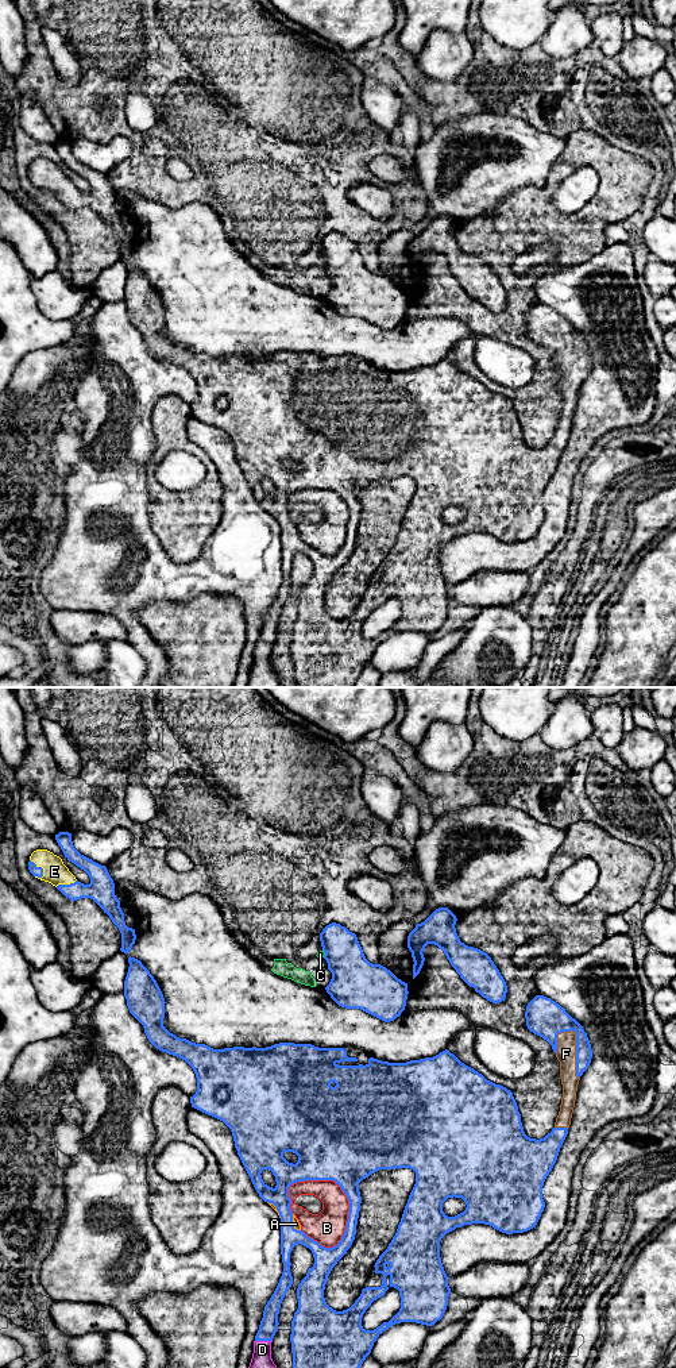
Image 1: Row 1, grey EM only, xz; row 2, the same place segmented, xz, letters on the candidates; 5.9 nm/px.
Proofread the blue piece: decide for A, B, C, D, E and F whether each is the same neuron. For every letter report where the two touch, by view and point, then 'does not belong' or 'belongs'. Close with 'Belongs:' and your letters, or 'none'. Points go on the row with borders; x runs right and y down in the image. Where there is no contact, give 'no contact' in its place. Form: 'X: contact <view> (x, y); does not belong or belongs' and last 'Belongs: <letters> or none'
A: contact xz (292, 1224); belongs
B: contact xz (344, 1193); does not belong
C: contact xz (325, 954); does not belong
D: contact xz (263, 1340); belongs
E: contact xz (41, 867); belongs
F: contact xz (576, 1049); belongs
Belongs: A, D, E, F

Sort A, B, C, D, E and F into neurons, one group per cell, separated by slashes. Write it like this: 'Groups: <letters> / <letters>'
Groups: A D E F / B C

